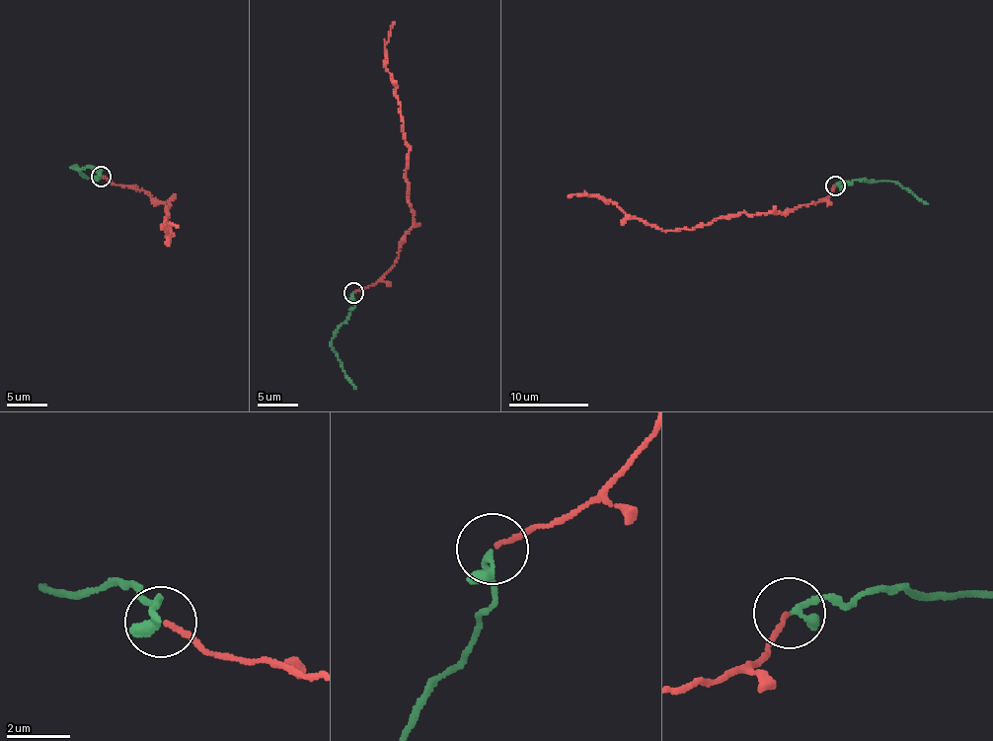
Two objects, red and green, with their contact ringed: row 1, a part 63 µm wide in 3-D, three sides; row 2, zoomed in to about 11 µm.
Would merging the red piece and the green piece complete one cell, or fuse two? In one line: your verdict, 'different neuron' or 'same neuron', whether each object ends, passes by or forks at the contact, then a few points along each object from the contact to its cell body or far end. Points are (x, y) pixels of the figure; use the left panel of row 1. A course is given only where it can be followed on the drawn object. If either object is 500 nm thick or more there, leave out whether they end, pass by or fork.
same neuron; red ends; green passes by; course red (103, 176), (144, 190), (156, 202), (167, 202), (170, 243), (164, 223), (178, 227); course green (101, 176), (101, 171), (96, 167), (87, 166), (80, 171), (71, 166), (79, 168), (89, 178)

